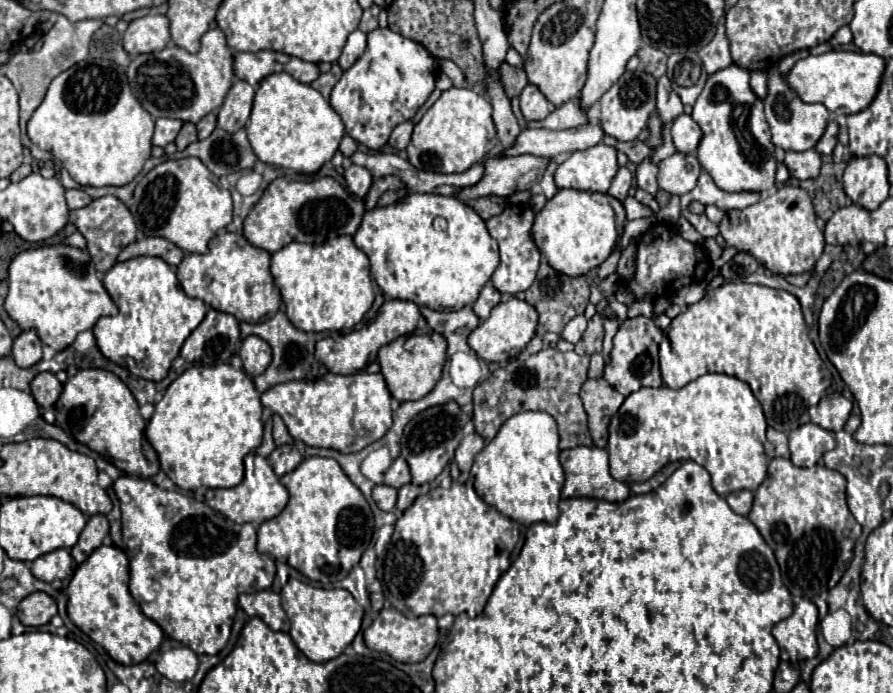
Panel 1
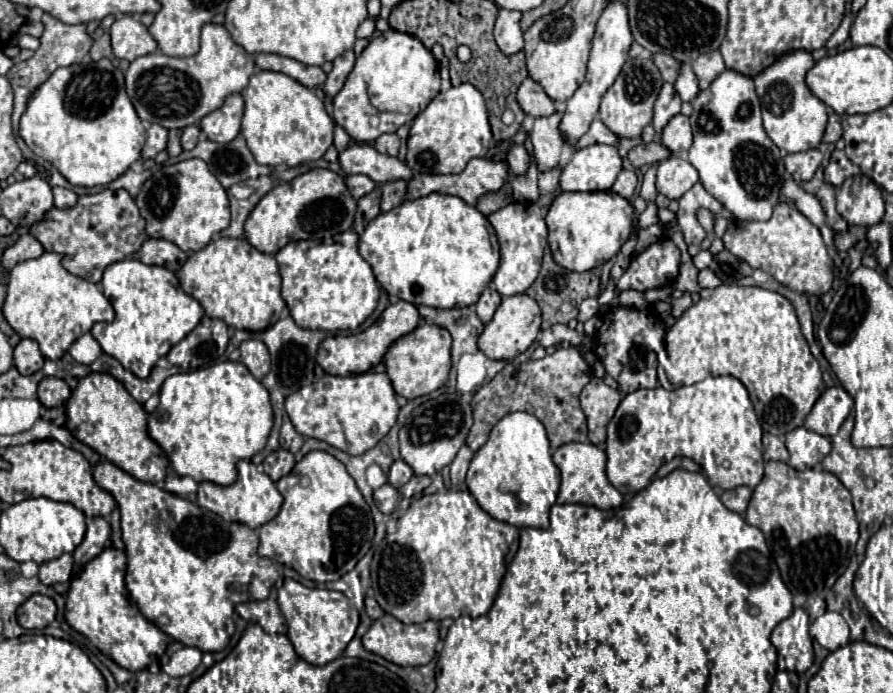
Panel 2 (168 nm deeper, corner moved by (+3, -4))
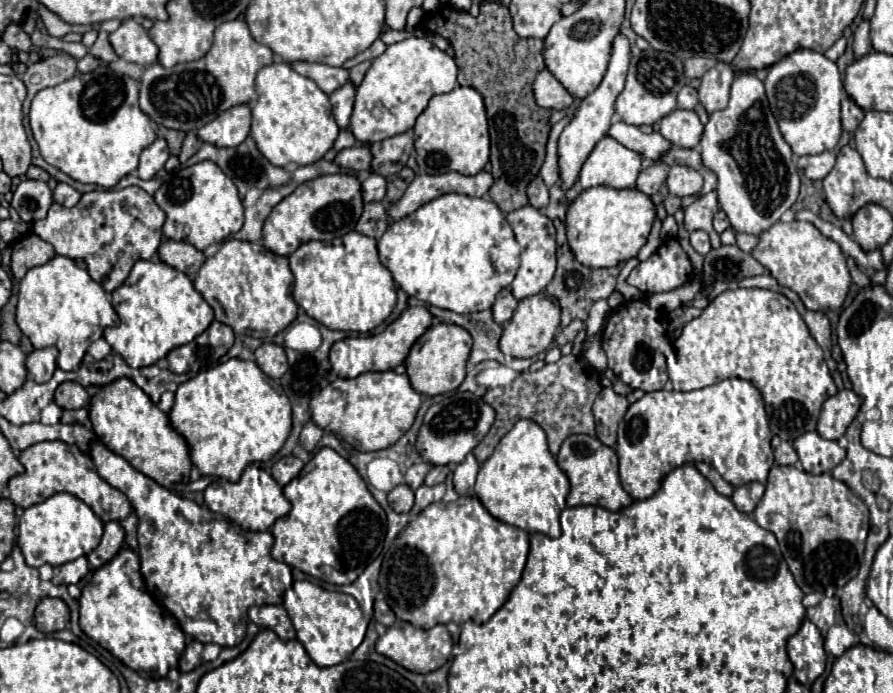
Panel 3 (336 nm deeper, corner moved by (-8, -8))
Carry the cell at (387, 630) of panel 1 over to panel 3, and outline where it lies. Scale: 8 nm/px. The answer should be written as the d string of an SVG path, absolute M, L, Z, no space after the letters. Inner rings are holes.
M396 620L386 630L386 634L378 638L376 652L392 658L394 662L398 662L400 666L404 666L412 672L428 674L432 670L438 670L440 666L444 666L450 660L452 656L452 638L450 638L444 624L438 624L430 630L424 630L424 628L414 628L412 624L408 624L404 620Z

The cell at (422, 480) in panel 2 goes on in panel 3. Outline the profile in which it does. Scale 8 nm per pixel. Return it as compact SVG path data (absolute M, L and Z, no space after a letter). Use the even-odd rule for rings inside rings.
M432 466L432 470L426 474L424 486L436 486L436 484L444 482L446 480L446 474L448 474L448 470L444 466Z

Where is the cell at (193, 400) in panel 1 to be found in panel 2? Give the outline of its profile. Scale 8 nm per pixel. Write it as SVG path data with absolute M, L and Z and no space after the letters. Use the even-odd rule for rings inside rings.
M219 362L195 372L179 372L169 376L159 392L159 406L149 416L149 434L165 450L171 466L179 476L191 476L195 482L217 482L229 486L237 478L235 464L243 456L259 454L273 426L273 408L267 388L247 370L243 362Z

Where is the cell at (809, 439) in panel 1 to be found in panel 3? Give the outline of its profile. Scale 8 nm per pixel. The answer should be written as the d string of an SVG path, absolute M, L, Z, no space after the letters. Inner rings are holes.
M806 432L794 440L801 466L810 474L822 474L840 464L846 450L838 442L824 440L818 432Z

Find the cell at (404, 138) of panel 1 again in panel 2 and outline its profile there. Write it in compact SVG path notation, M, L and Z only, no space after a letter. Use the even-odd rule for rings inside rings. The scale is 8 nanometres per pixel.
M381 134L377 140L375 140L375 150L381 152L381 154L387 154L387 156L397 156L397 150L399 150L399 136L397 134Z

